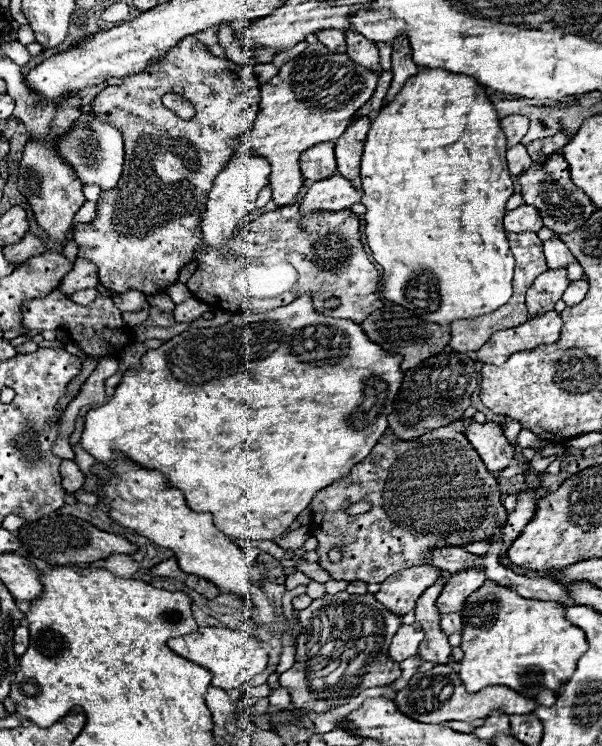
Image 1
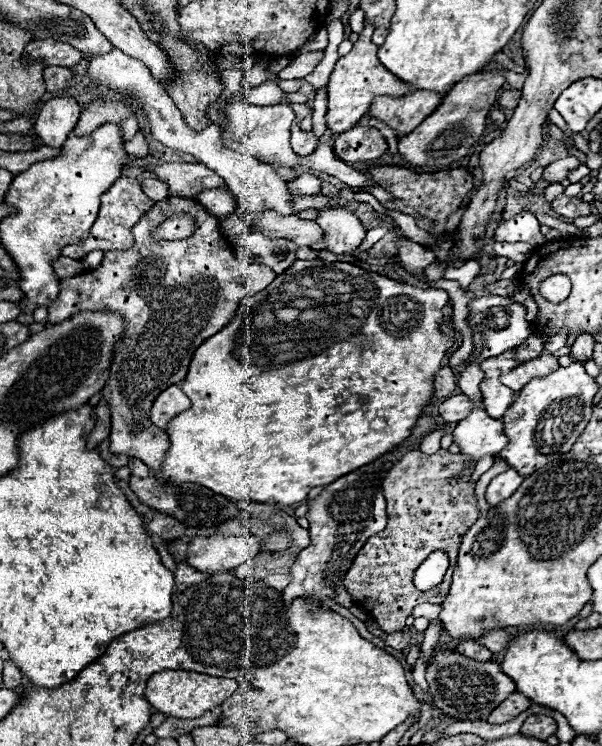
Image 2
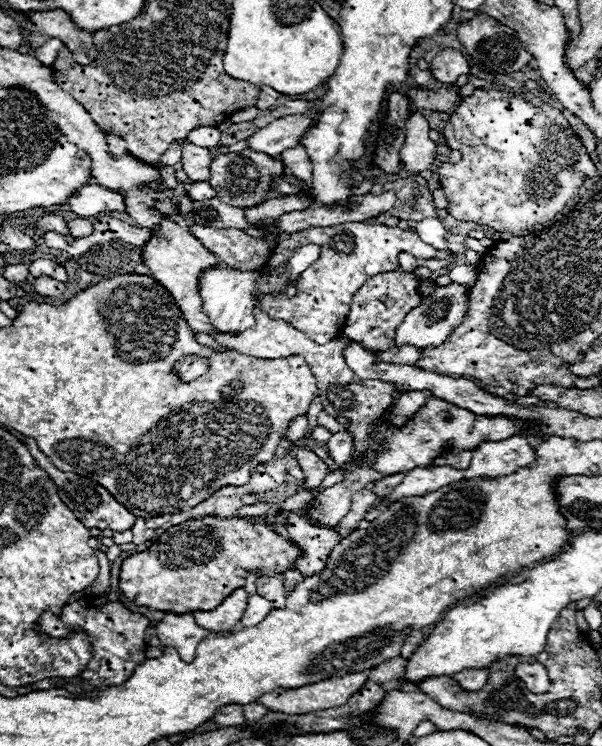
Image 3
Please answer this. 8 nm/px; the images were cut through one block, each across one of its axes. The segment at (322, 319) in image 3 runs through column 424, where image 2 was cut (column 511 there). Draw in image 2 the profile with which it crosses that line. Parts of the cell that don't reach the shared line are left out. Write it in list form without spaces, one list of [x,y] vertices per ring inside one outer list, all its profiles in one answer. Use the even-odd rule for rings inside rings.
[[[494,242],[494,252],[496,252],[496,256],[506,256],[506,258],[510,258],[510,260],[514,260],[514,262],[525,263],[528,259],[528,256],[532,254],[531,244],[526,244],[526,242],[512,242],[512,244],[508,244],[508,242]]]

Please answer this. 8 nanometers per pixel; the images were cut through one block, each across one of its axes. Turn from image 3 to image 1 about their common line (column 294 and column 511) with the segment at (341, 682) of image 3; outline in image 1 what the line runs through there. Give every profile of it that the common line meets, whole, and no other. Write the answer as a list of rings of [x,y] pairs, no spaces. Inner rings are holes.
[[[434,666],[426,674],[414,674],[408,686],[400,692],[396,692],[394,702],[398,704],[398,710],[406,716],[426,722],[426,724],[440,724],[448,720],[464,720],[472,722],[476,718],[486,718],[490,712],[498,710],[504,714],[530,714],[536,710],[536,700],[522,696],[520,692],[508,688],[508,686],[488,686],[476,694],[468,694],[462,680],[450,666]]]

